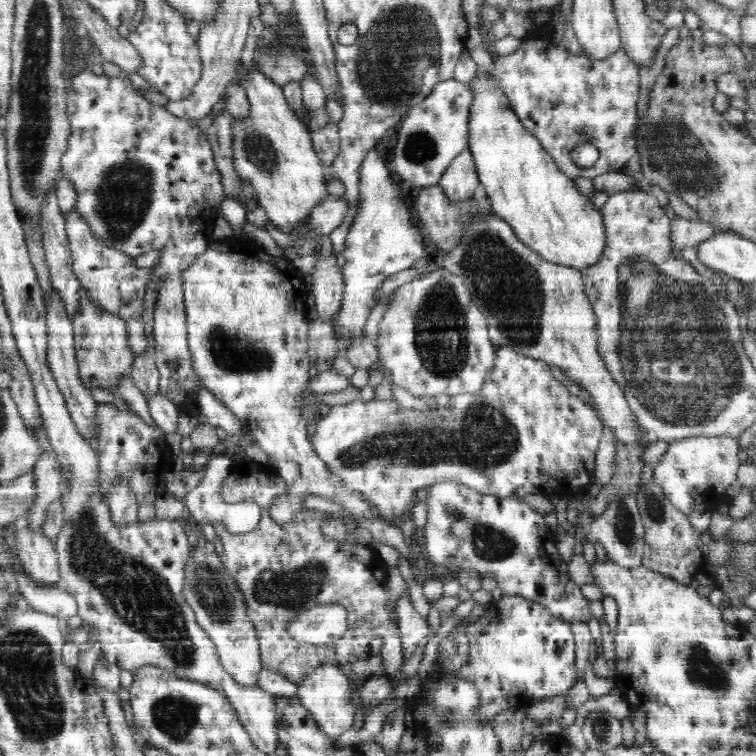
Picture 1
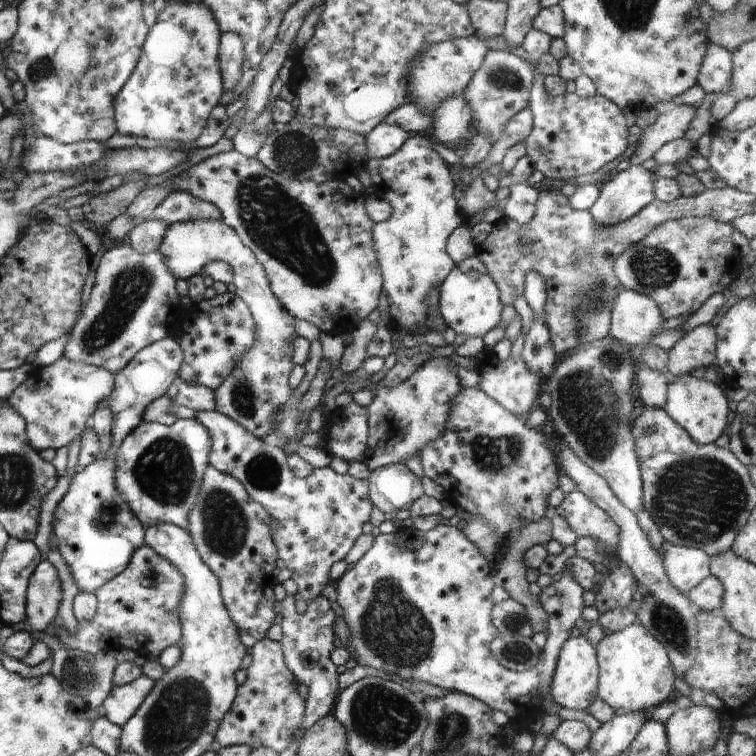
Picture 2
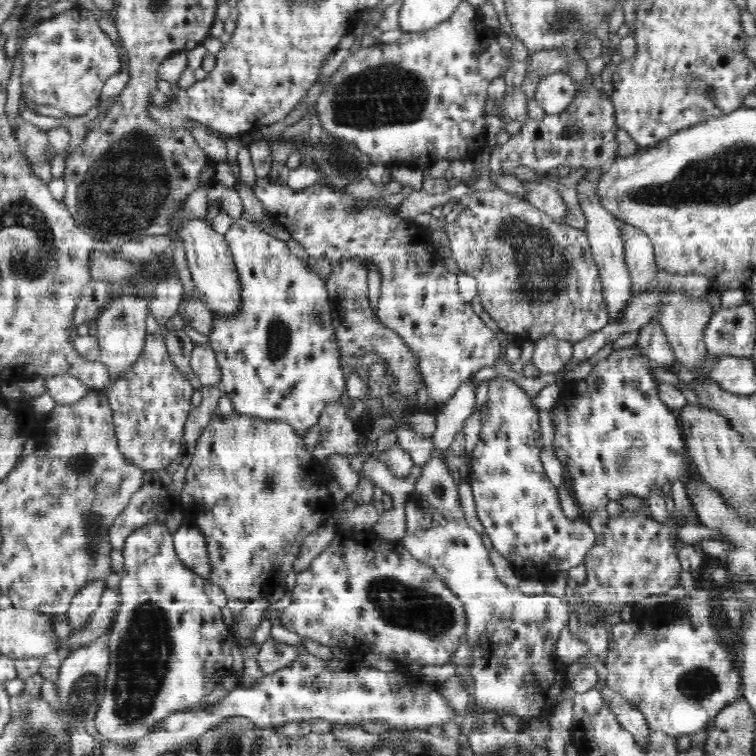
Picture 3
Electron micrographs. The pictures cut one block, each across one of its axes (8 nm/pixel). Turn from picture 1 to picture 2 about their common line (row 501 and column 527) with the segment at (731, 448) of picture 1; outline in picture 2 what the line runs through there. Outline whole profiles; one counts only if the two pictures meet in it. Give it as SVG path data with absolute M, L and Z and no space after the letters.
M438 524L436 528L432 528L432 530L429 530L428 532L410 526L398 528L392 533L378 534L378 536L374 537L372 547L362 556L362 558L349 566L344 575L334 582L338 594L338 606L342 607L342 616L346 621L348 630L350 630L350 640L348 640L348 646L345 648L349 651L350 655L354 656L353 658L359 665L370 666L370 668L374 668L374 670L381 670L384 674L388 674L388 676L398 676L398 678L408 680L409 682L426 682L426 684L432 684L432 686L440 686L440 688L444 688L444 690L462 692L468 696L481 700L493 710L504 712L510 720L523 723L528 727L532 722L535 722L536 719L542 719L542 717L546 715L546 708L544 708L542 704L534 704L534 696L540 696L542 700L550 702L550 704L552 704L550 710L558 710L560 708L553 701L552 696L550 696L550 684L553 679L560 649L568 642L574 624L576 624L576 620L581 618L582 610L584 610L585 606L582 598L584 598L585 590L580 586L579 582L576 582L576 580L572 578L570 570L566 567L564 567L562 579L554 581L553 584L542 589L539 601L548 614L549 633L546 644L544 644L544 648L541 648L540 656L538 656L538 664L536 664L534 668L531 668L526 672L514 672L513 670L504 668L489 651L492 640L499 635L496 626L493 625L491 616L492 608L494 608L494 600L492 599L491 592L495 587L494 582L492 582L492 575L494 573L492 567L489 560L486 557L483 557L479 548L464 536L463 531L452 525L447 526Z

